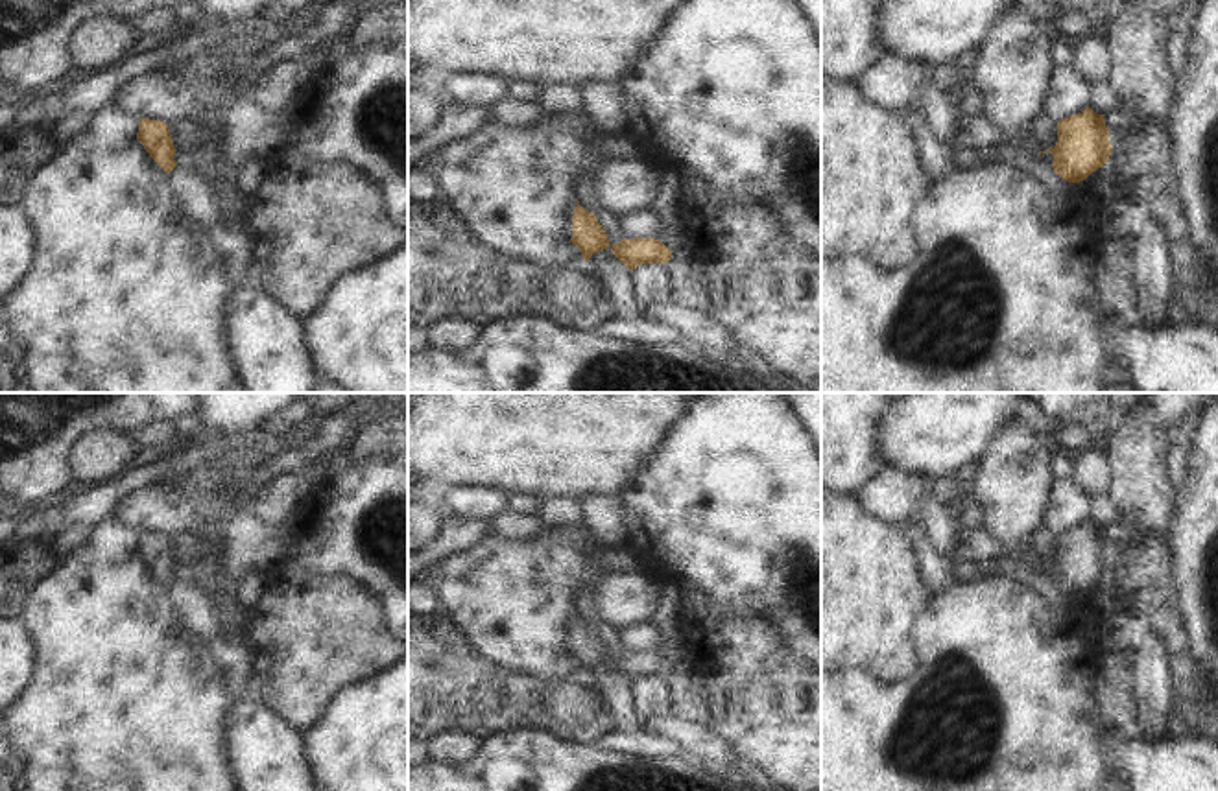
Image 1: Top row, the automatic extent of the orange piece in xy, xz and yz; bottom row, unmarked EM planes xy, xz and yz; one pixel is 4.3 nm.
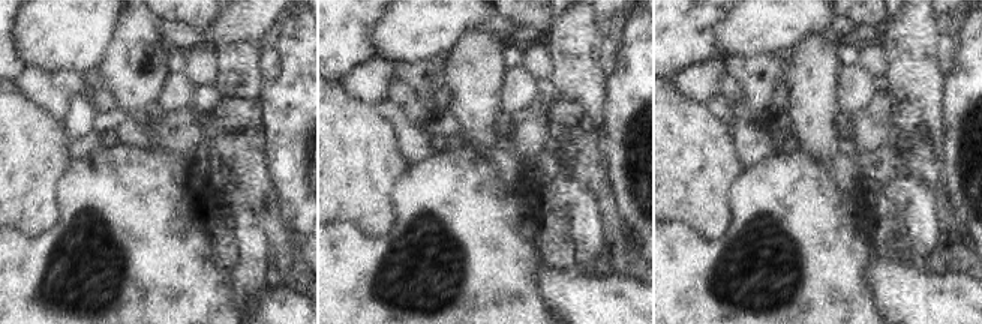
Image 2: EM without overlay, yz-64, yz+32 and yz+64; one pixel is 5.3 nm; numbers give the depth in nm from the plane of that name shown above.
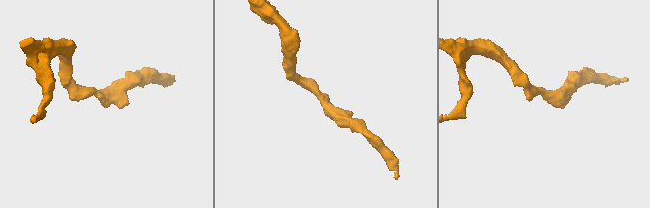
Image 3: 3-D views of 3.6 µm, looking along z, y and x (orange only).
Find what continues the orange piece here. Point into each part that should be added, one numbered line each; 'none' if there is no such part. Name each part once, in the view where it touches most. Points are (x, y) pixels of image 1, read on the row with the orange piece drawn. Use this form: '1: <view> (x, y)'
none

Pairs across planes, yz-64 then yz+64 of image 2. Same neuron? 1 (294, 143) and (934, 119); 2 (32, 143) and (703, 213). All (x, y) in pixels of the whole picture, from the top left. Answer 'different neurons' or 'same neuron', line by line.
1: different neurons
2: same neuron

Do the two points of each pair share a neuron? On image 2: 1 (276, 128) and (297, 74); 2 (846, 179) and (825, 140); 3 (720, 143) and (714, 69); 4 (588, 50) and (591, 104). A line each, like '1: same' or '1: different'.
1: same
2: different
3: different
4: same

